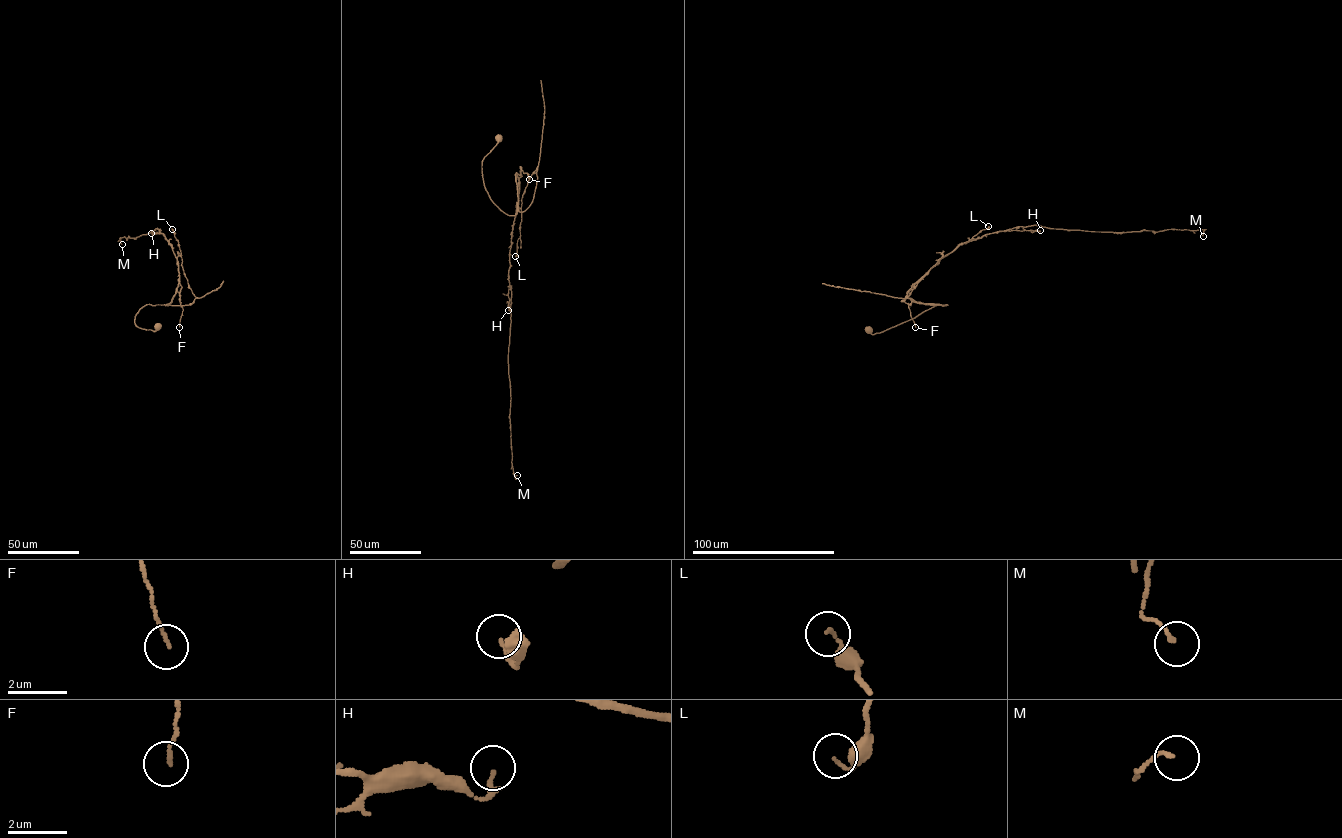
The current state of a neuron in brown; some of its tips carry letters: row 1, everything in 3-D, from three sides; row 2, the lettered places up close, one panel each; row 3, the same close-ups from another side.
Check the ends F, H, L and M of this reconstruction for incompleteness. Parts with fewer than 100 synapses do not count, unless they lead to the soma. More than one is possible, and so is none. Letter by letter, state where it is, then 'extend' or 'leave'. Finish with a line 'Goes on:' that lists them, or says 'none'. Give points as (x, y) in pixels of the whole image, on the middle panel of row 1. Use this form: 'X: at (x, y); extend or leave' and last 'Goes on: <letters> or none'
F: at (529, 179); leave
H: at (508, 310); leave
L: at (515, 256); leave
M: at (517, 475); leave
Goes on: none

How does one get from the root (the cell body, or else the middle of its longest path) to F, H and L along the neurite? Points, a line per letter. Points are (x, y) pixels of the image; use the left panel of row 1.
F: (158, 326), (155, 331), (141, 328), (135, 317), (147, 304), (171, 303), (179, 283), (183, 310), (179, 327)
H: (158, 326), (141, 328), (135, 317), (147, 304), (171, 303), (179, 277), (171, 245), (163, 234), (151, 233)
L: (158, 326), (155, 331), (141, 328), (135, 317), (147, 304), (188, 305), (196, 297), (185, 276), (172, 229)

